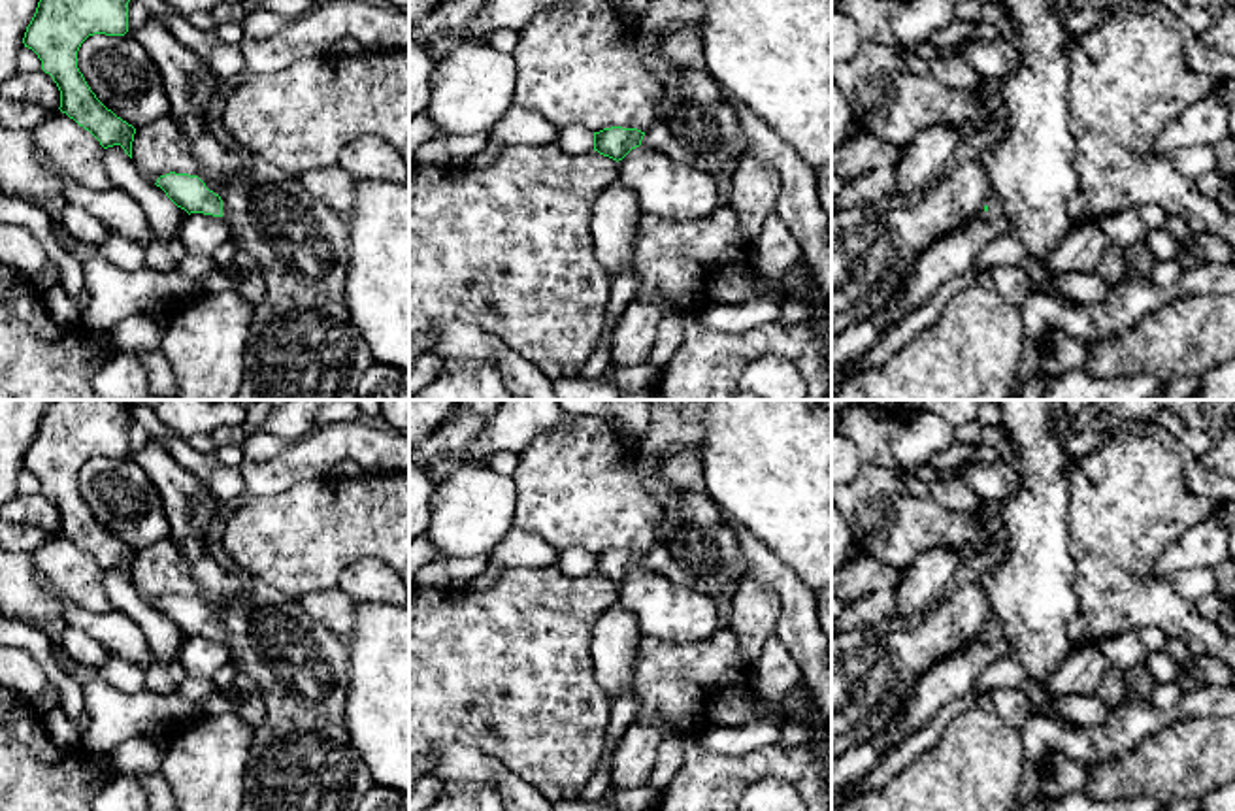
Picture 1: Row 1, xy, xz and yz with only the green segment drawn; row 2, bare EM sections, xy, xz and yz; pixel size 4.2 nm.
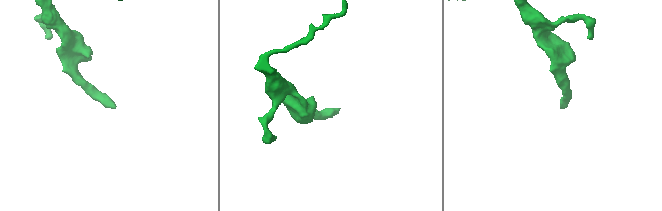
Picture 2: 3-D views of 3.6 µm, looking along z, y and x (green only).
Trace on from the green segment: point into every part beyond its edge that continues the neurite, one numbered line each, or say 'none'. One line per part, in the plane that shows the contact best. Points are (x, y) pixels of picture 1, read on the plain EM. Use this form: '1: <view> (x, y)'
1: xy (302, 759)

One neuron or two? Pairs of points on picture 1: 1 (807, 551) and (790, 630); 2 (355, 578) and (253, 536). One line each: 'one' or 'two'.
1: two
2: two

